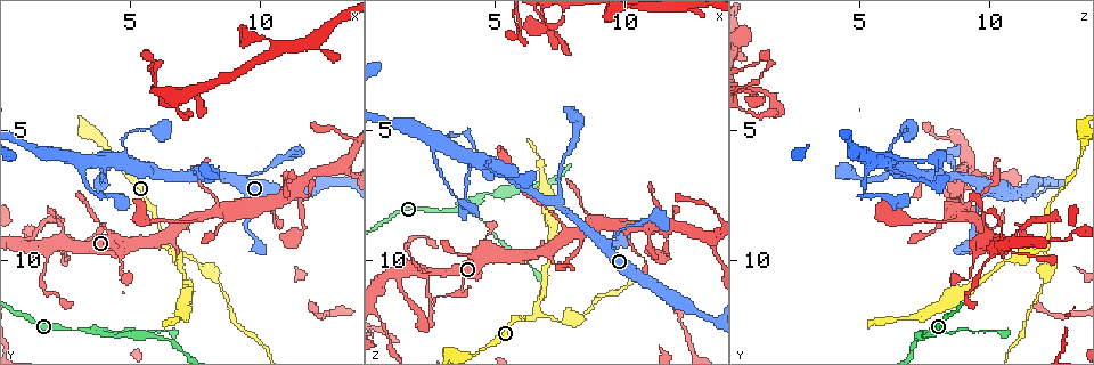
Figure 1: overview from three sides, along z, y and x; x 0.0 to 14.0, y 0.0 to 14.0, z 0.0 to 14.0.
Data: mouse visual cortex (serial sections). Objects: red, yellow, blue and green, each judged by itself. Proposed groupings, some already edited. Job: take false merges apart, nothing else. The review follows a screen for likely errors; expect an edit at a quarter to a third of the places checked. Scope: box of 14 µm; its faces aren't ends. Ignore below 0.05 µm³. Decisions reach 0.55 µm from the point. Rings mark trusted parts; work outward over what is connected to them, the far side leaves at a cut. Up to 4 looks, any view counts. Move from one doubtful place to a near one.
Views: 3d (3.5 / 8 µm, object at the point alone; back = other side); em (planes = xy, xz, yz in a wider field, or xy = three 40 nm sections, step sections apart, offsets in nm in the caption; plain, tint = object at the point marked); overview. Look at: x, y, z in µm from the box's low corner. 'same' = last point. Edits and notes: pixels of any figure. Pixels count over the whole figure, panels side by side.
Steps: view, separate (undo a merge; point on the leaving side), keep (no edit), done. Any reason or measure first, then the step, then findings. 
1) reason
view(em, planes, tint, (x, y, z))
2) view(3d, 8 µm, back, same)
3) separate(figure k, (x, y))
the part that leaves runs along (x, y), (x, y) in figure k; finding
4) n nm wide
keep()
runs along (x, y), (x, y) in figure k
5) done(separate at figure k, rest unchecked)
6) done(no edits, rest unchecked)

view(3d, 3.5 µm, (6.5, 9.6, 11.9))

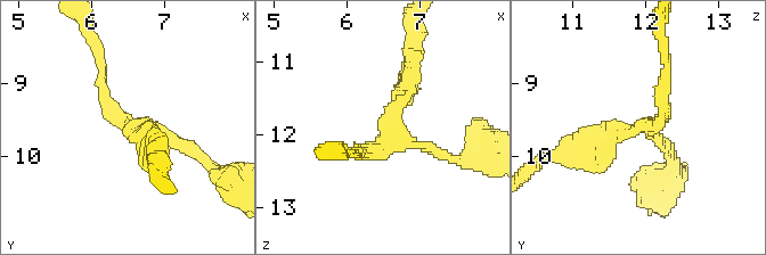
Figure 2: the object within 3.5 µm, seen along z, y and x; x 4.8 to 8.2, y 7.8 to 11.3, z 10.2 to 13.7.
view(em, planes, tint, (6.60, 9.55, 12.00))

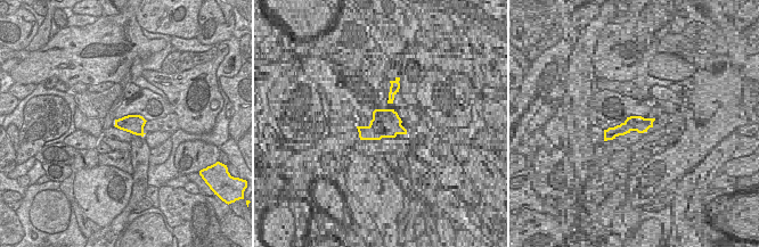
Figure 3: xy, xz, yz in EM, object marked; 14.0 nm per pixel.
arms of 150, 150, 250 nm
separate(figure 2, (143, 149))
the part that leaves runs along (131, 125), (155, 154) in figure 2; a second cell is stuck on

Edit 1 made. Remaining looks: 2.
redraw
view(overview)

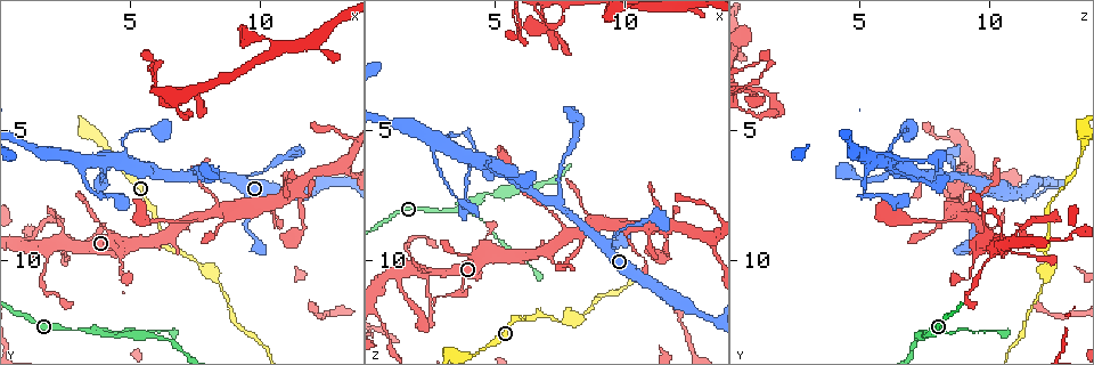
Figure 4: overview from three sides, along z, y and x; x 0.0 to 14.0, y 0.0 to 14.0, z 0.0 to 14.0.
arms part here
view(3d, 3.5 µm, (3.9, 12.7, 8.0))

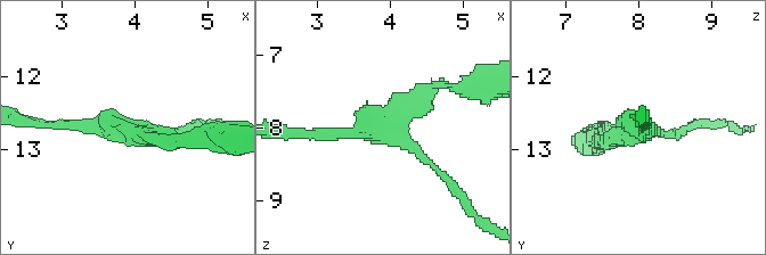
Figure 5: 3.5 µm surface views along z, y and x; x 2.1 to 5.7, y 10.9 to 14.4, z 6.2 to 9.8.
arms of 100, 150, 200 nm
keep()
one cell here

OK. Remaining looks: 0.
done(separate at figure 2, rest unchecked)

